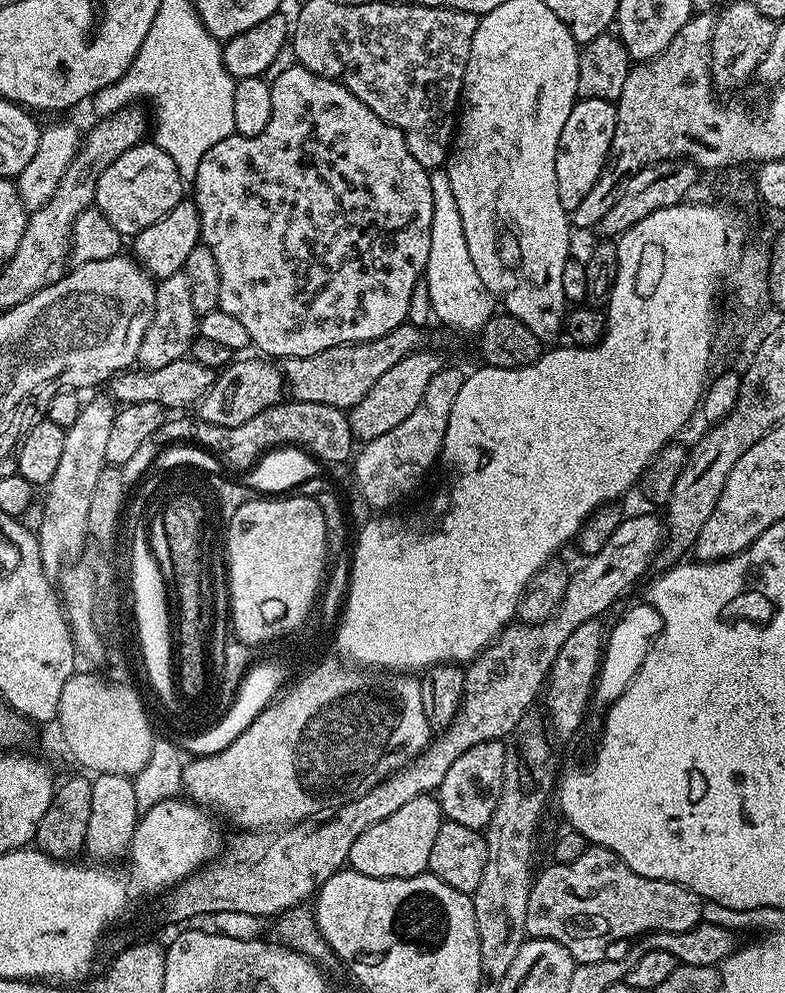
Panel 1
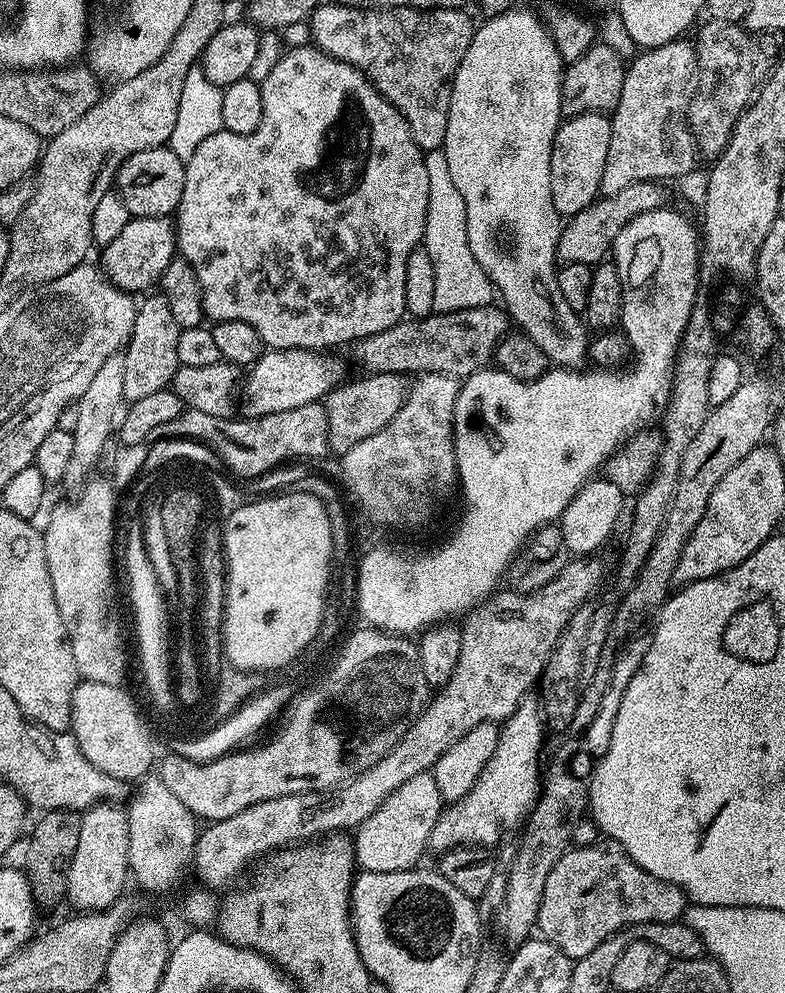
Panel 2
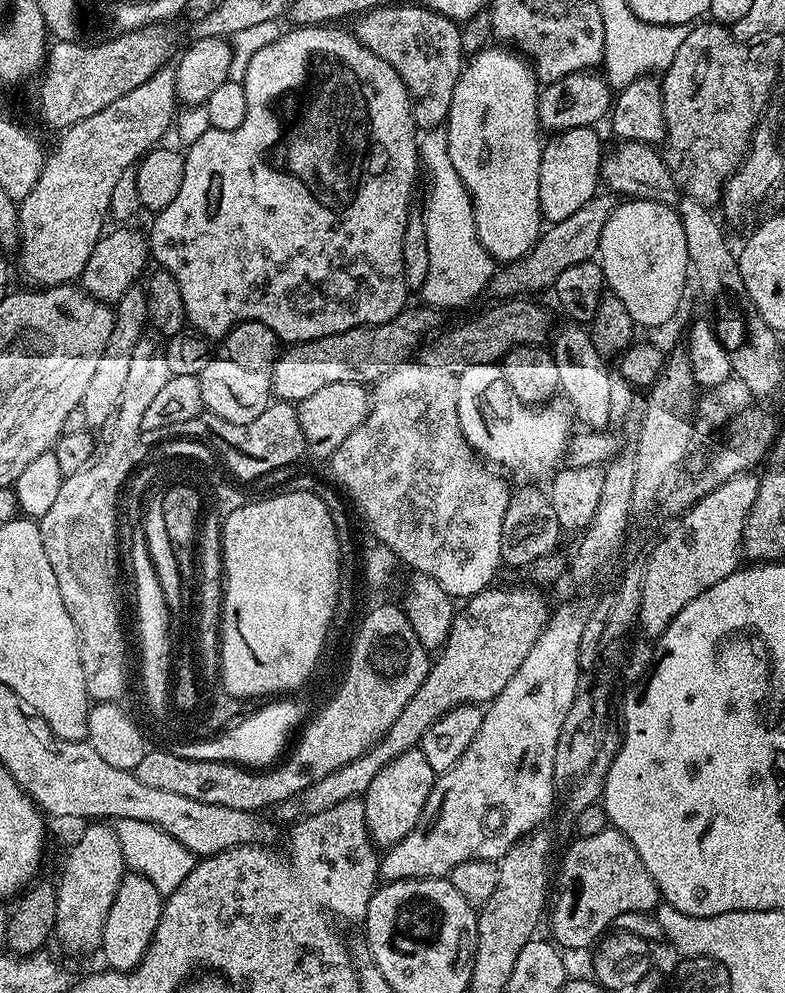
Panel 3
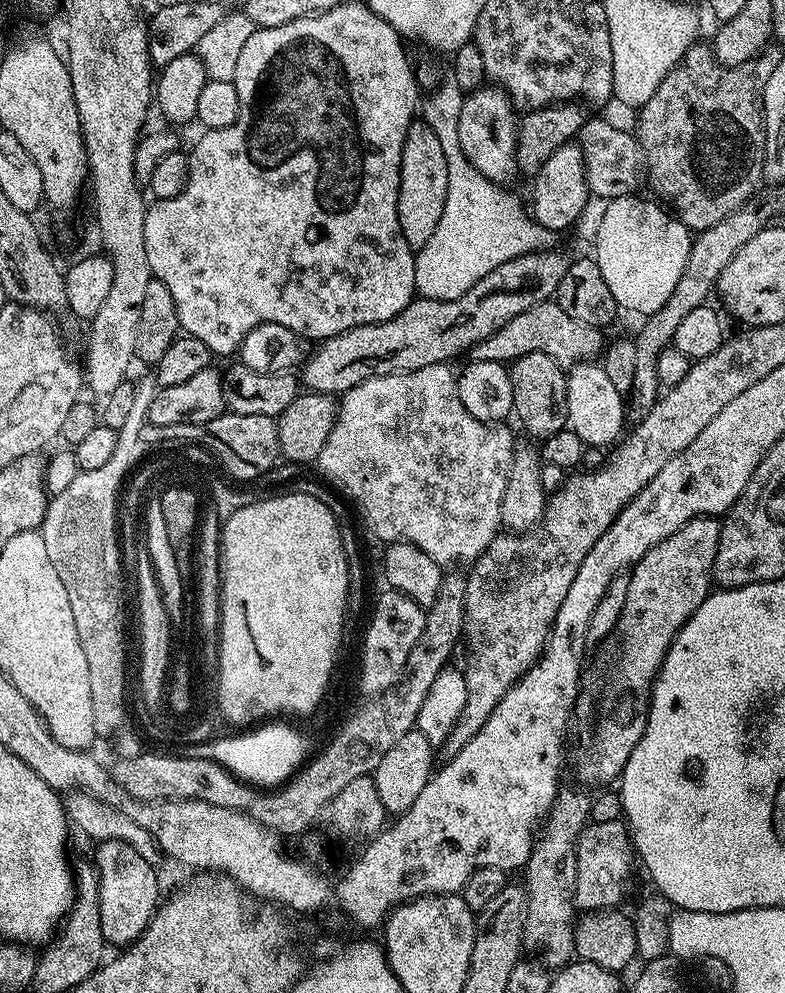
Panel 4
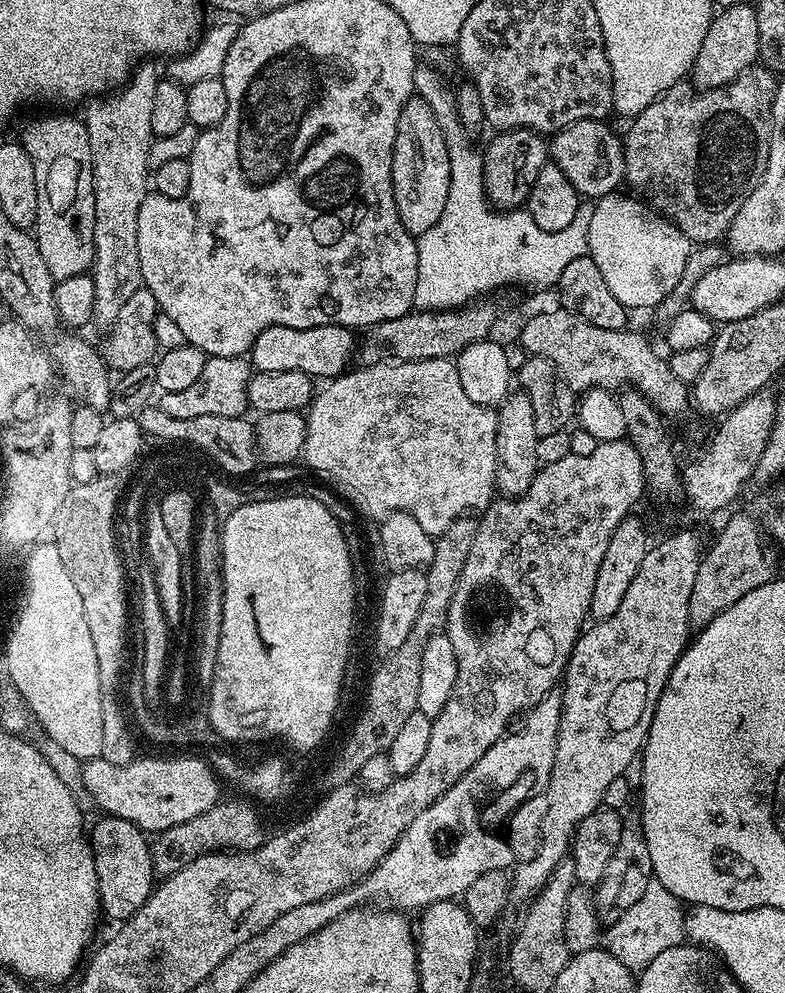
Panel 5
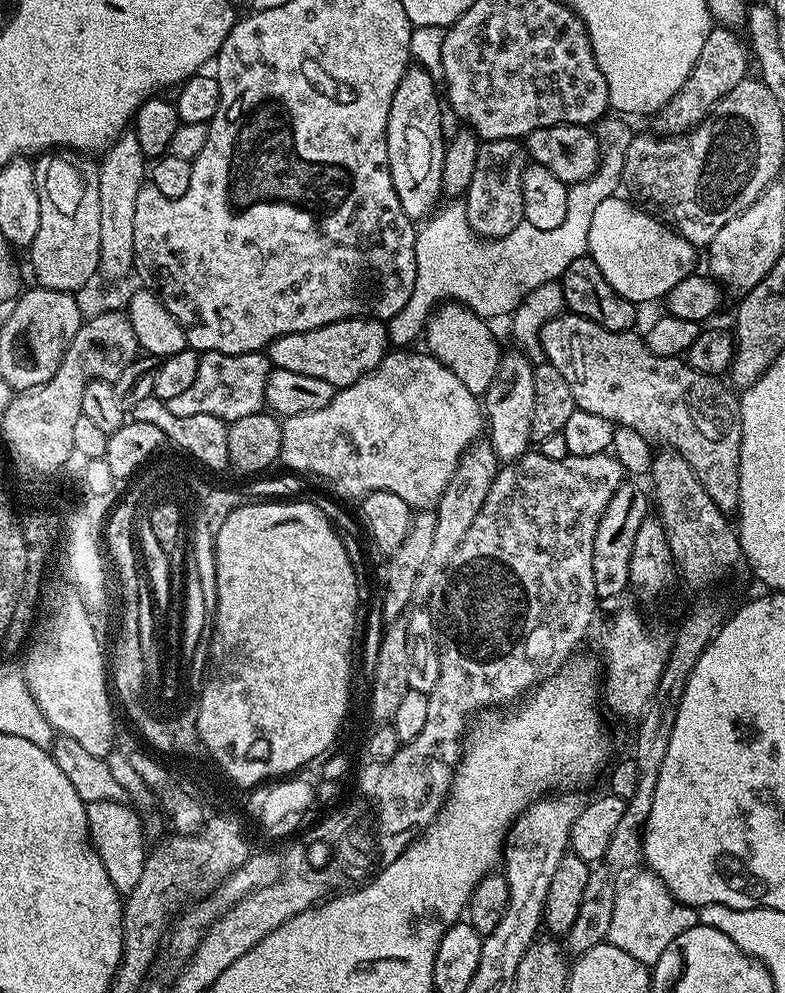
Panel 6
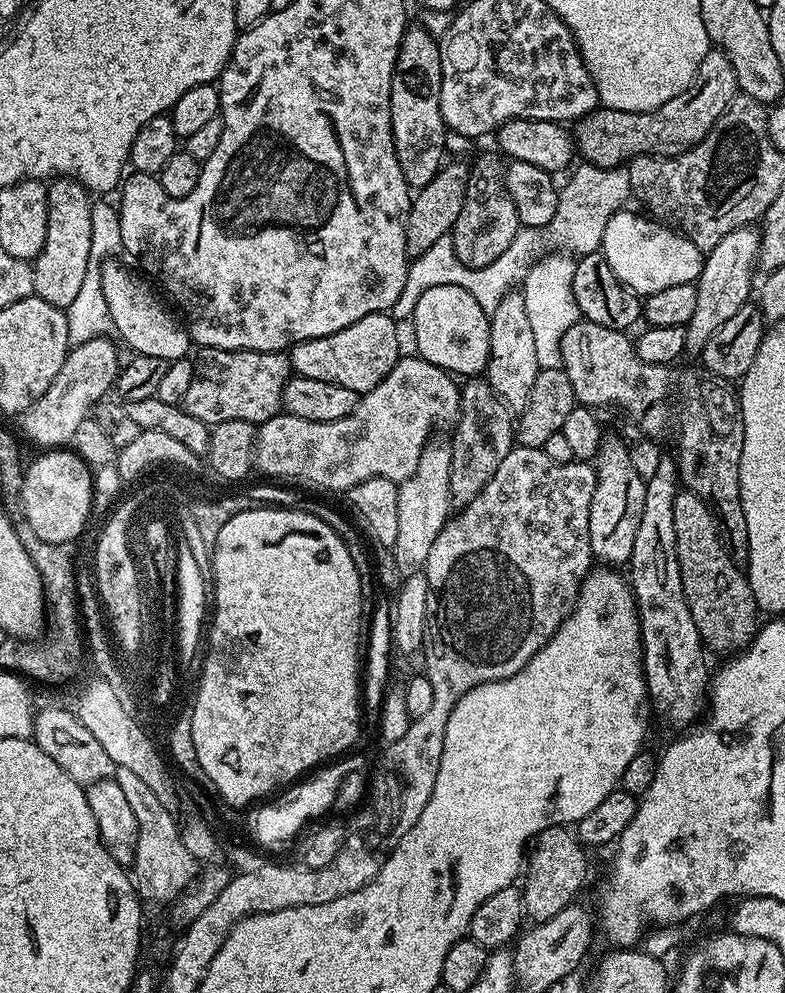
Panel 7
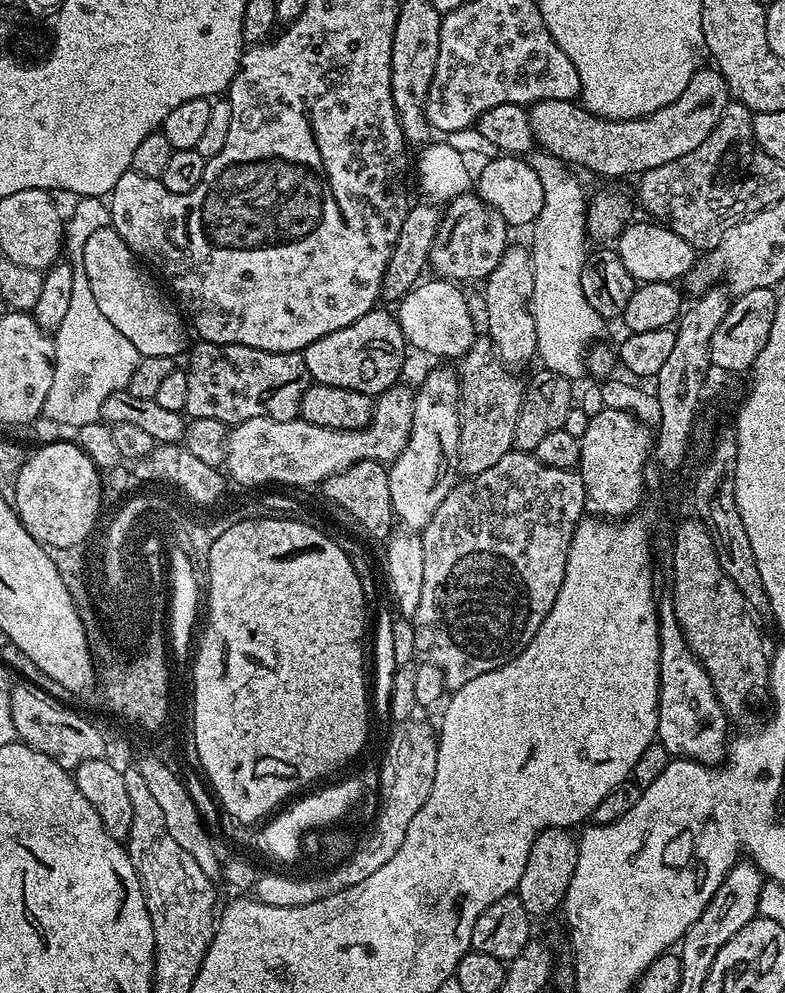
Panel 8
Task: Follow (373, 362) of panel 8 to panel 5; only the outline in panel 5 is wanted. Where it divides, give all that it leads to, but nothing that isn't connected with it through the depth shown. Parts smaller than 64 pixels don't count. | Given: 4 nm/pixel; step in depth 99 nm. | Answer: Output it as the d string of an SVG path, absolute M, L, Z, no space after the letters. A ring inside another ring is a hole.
M337 324L314 326L313 328L291 328L290 326L270 326L258 334L250 353L250 363L257 372L274 370L298 370L313 378L335 378L349 367L358 348L358 340L353 329Z

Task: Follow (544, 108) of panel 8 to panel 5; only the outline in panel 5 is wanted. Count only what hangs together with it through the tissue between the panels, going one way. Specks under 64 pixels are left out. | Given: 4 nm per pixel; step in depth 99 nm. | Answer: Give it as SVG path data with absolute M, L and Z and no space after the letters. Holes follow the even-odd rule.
M737 2L728 8L720 8L713 15L710 22L710 30L706 30L706 38L702 38L702 47L698 50L698 58L692 64L690 80L693 80L697 84L695 87L700 90L721 88L730 82L734 82L734 78L738 78L738 74L742 74L748 68L753 67L759 59L758 27L755 7L751 3L743 4L743 2Z

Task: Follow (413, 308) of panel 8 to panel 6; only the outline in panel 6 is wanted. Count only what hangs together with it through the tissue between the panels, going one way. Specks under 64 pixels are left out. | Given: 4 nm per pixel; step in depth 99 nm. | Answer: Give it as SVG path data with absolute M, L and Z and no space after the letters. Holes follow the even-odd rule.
M445 302L429 316L426 325L427 351L442 361L456 375L458 382L462 382L462 386L466 386L466 390L470 390L478 398L483 397L494 382L502 355L502 348L496 345L488 324L485 317L468 311L464 305Z

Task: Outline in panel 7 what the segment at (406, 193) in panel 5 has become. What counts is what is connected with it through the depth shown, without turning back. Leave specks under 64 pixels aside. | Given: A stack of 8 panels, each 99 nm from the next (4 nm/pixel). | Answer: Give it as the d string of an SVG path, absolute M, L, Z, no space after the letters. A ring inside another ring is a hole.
M409 27L405 31L396 55L396 69L390 86L390 122L396 157L406 182L416 190L427 186L446 160L446 125L440 109L440 46L437 37L427 27L424 28Z

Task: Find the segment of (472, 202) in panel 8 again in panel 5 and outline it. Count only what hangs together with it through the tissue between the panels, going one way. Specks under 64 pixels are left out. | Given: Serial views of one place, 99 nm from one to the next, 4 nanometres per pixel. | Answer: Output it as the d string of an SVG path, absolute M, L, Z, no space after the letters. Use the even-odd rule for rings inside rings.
M509 128L495 133L496 136L488 144L488 149L483 149L484 158L484 193L488 195L489 204L500 210L516 210L527 205L528 195L542 171L542 166L549 163L549 141L541 133L533 132L530 128Z

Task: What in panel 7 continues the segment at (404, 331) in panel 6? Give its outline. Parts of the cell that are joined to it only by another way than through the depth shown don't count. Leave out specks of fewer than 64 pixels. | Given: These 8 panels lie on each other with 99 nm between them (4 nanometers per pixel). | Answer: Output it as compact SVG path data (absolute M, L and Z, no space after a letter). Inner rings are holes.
M587 162L578 164L571 169L572 177L559 189L560 201L552 221L545 228L521 227L507 250L485 268L470 268L460 261L452 248L451 239L448 238L434 242L434 246L419 253L409 263L406 286L396 303L395 315L411 317L422 293L434 286L447 284L462 286L467 292L474 294L474 298L481 306L491 310L500 305L501 298L507 296L517 286L523 285L526 274L536 265L540 257L563 249L565 247L563 244L569 244L573 248L571 251L576 254L597 251L604 242L606 222L615 212L621 211L627 205L624 203L630 200L632 187L627 167L599 168L596 164Z

